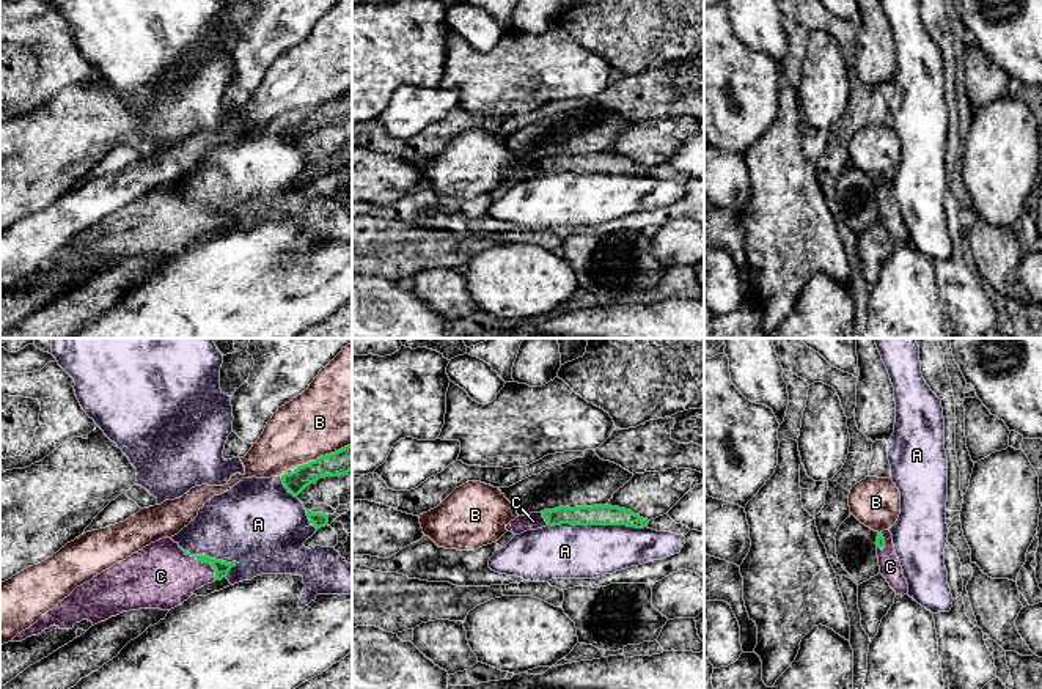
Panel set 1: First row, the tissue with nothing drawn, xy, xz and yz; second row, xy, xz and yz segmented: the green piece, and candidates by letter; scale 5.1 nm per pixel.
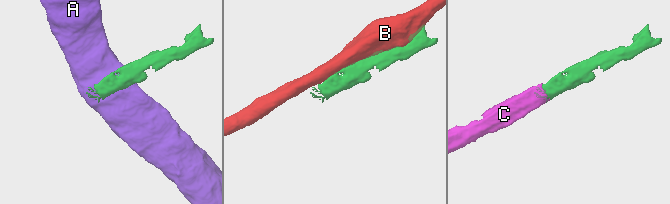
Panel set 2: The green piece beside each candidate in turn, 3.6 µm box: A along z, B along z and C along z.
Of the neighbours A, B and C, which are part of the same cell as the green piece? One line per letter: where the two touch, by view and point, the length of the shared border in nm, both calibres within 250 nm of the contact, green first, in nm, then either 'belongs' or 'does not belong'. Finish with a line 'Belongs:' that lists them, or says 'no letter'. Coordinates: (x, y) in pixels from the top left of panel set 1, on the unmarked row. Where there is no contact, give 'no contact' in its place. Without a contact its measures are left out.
A: meets green in xz at (598, 172); contact 500 nm long; 110 nm thick on the green side, 280 nm on the other; does not belong
B: meets green in xy at (321, 104); contact 340 nm long; 140 nm thick on the green side, 380 nm on the other; does not belong
C: meets green in xy at (209, 210); contact 170 nm long; 80 nm thick on the green side, 320 nm on the other; belongs
Belongs: C

